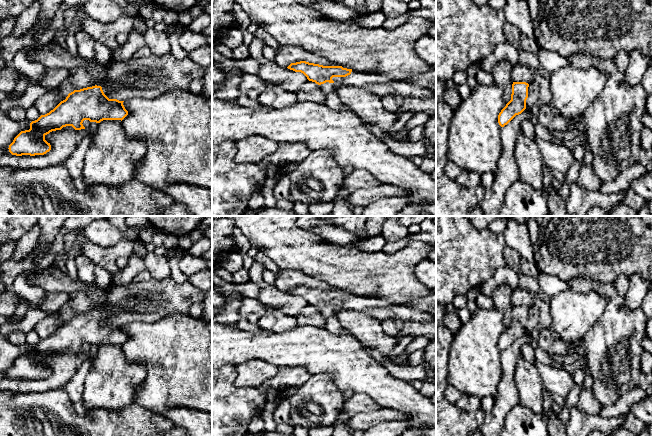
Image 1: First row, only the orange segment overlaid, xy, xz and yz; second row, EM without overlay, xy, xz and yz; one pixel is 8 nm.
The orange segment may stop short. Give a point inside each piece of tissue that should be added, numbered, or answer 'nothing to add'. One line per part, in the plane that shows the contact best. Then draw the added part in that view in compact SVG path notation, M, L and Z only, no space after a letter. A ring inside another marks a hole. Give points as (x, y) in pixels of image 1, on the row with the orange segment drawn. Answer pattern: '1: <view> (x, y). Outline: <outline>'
1: xz (379, 84). Outline: M352 70L350 75L346 77L333 77L332 80L337 83L361 87L379 97L383 95L400 95L403 99L419 99L430 97L433 93L429 89L393 80L384 74L377 73L359 73Z

